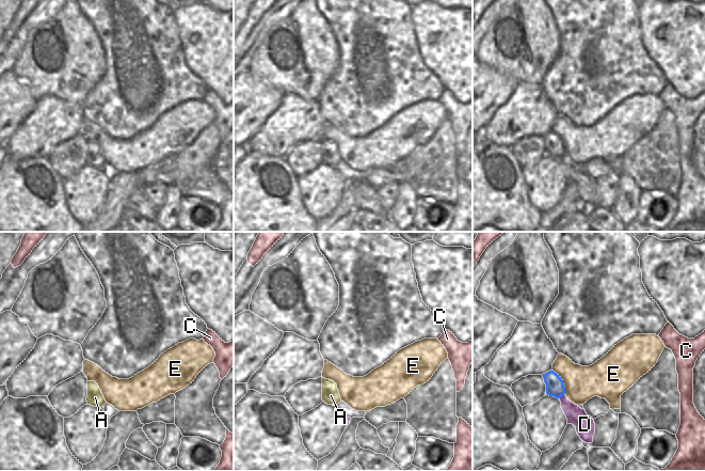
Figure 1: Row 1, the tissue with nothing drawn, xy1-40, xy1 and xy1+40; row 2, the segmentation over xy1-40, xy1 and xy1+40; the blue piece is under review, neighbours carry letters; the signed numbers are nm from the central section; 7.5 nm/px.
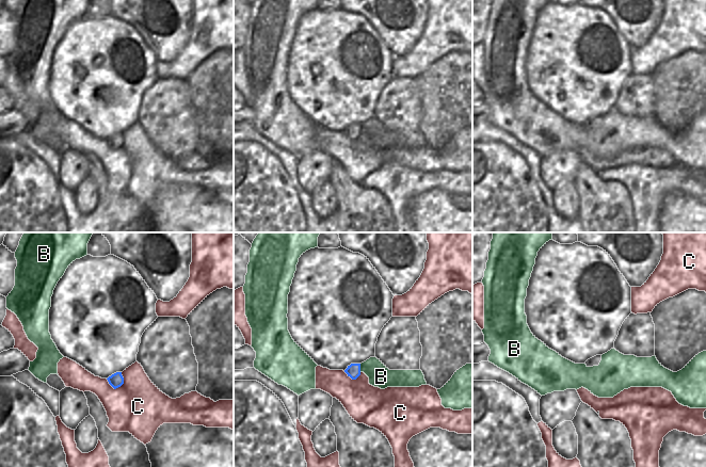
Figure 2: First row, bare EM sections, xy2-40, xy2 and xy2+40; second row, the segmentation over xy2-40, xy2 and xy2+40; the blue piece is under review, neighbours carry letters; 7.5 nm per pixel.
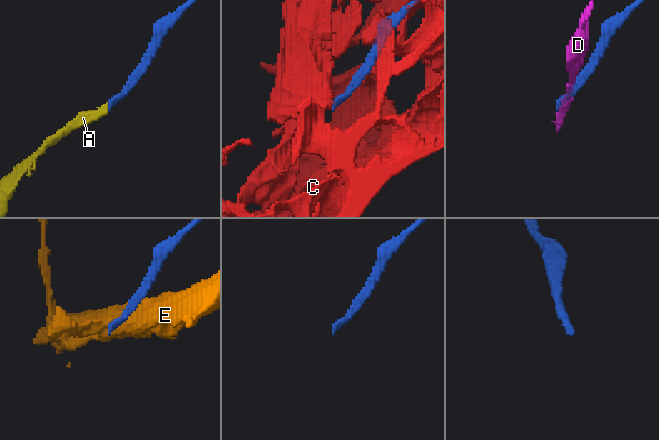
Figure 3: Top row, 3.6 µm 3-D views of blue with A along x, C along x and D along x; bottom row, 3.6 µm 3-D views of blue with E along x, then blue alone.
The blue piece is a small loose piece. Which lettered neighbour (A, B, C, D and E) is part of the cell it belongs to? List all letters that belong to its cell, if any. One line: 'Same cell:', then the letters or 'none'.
Same cell: A

